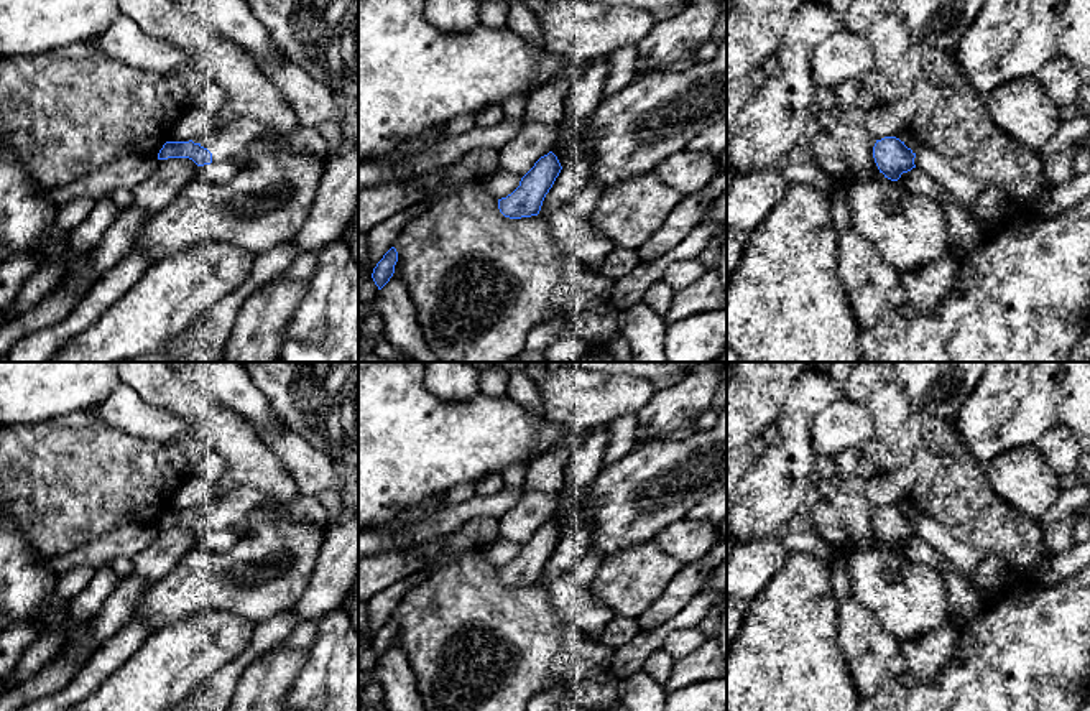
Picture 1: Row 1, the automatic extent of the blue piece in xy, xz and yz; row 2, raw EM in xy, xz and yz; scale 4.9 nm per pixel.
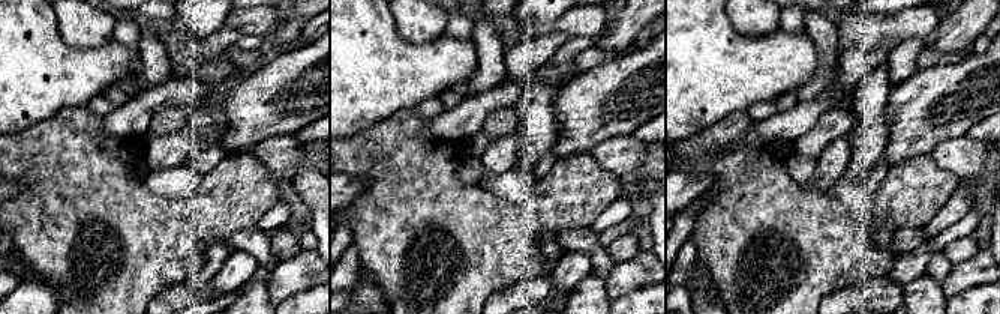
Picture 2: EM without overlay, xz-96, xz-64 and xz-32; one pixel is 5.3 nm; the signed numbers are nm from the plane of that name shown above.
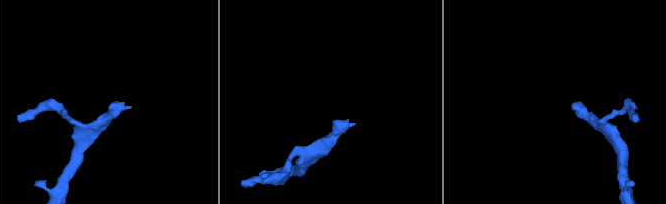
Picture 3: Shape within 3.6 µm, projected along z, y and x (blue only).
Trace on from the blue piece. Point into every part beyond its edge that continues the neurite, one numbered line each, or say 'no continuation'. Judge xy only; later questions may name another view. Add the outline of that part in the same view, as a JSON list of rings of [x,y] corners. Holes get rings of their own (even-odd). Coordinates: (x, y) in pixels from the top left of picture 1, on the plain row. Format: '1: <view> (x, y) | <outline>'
1: xy (232, 511) | [[[238,484],[232,492],[219,495],[201,515],[212,522],[212,530],[242,528],[270,500],[256,489]]]

